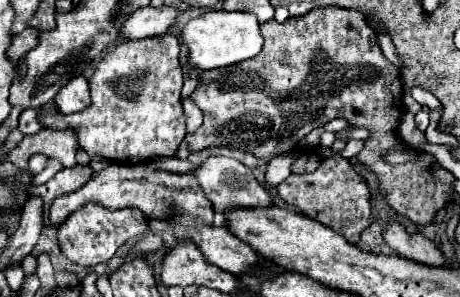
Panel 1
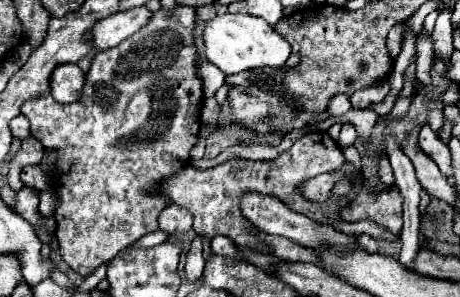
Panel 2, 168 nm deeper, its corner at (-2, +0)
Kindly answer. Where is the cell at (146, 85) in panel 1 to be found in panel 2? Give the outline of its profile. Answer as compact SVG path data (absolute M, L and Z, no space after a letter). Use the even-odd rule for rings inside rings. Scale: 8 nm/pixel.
M176 6L174 10L160 8L158 12L152 14L150 22L142 30L138 30L132 38L126 38L124 42L120 42L118 46L114 46L110 50L96 52L90 70L84 72L84 88L82 88L82 94L80 94L80 98L76 102L60 104L60 102L54 102L54 98L48 94L48 96L42 96L42 98L26 100L22 104L22 114L30 120L32 136L38 138L44 148L56 150L56 154L58 154L58 158L54 162L54 168L52 168L52 174L48 176L48 180L52 184L52 192L56 196L54 220L56 220L58 250L60 250L64 262L76 274L80 274L84 278L90 276L100 264L110 262L120 250L124 250L126 246L134 244L144 234L150 234L150 232L158 230L158 214L166 206L170 206L170 200L166 196L158 196L156 188L160 186L160 182L172 178L174 174L178 174L182 168L186 168L190 164L190 150L198 142L198 134L200 134L200 108L204 104L204 92L202 92L202 80L200 80L200 68L198 68L196 44L194 44L194 28L196 28L196 8L192 8L192 6Z

